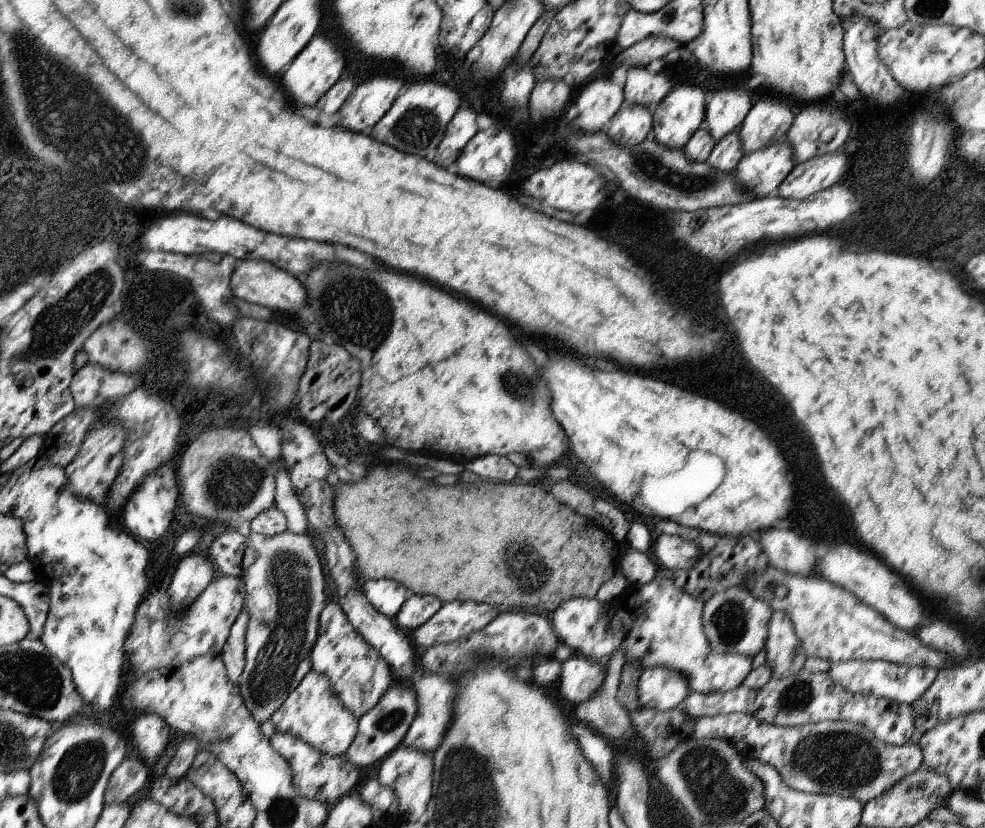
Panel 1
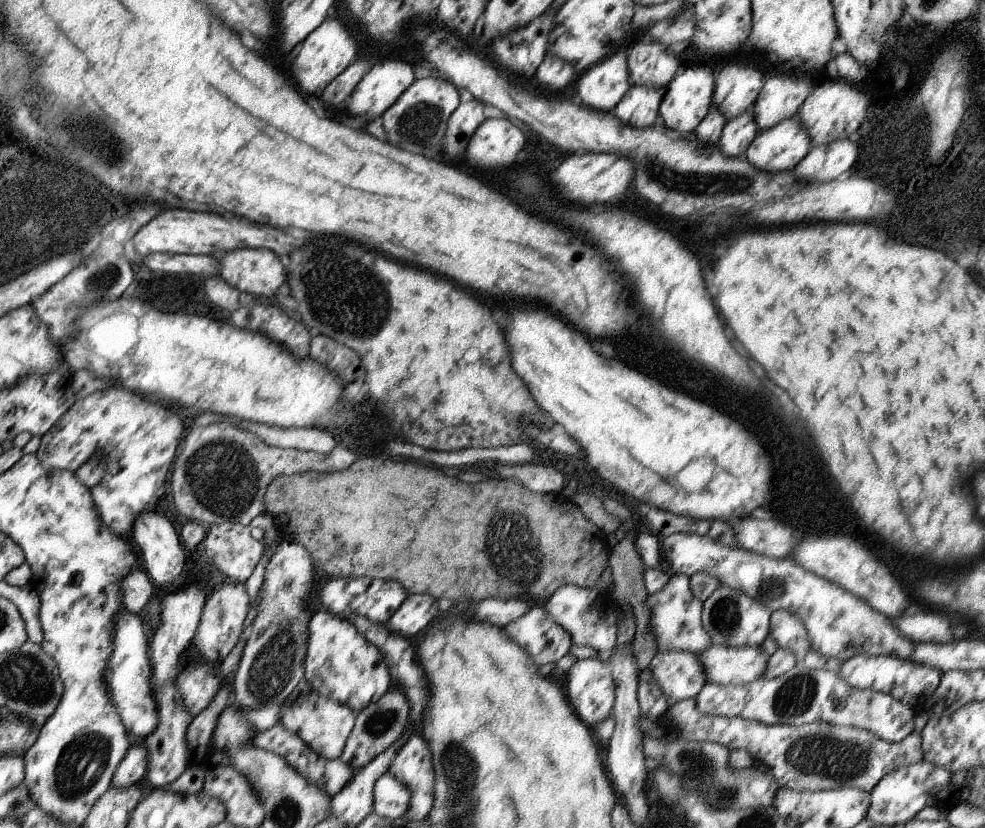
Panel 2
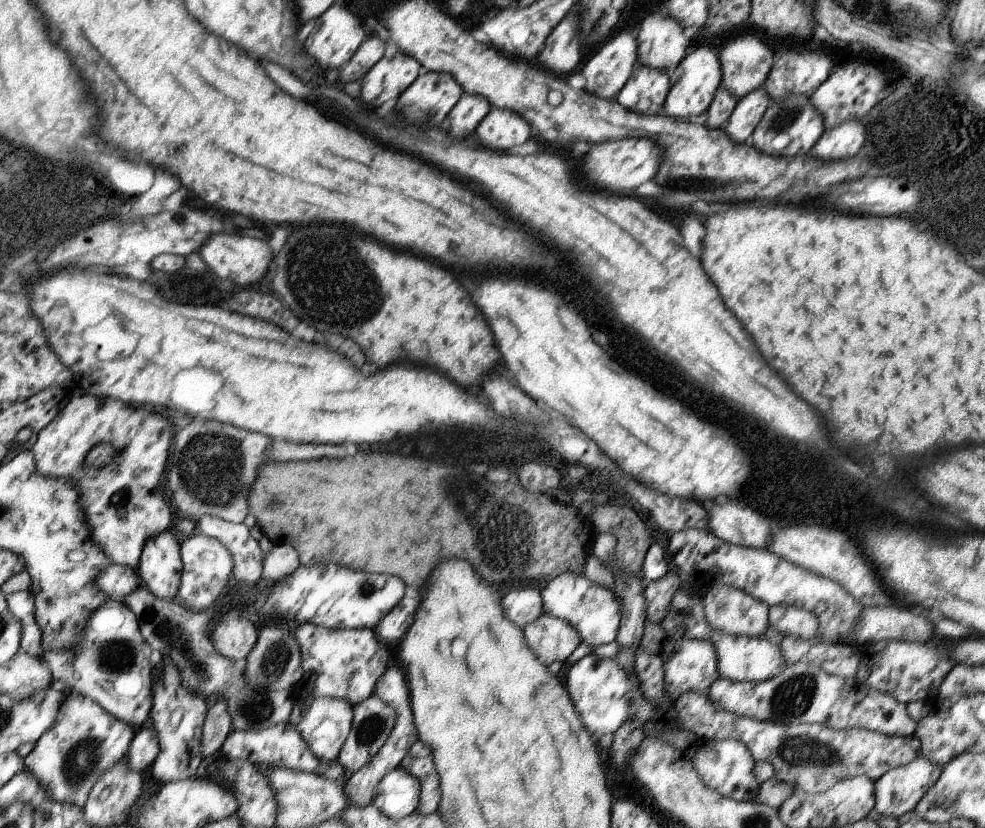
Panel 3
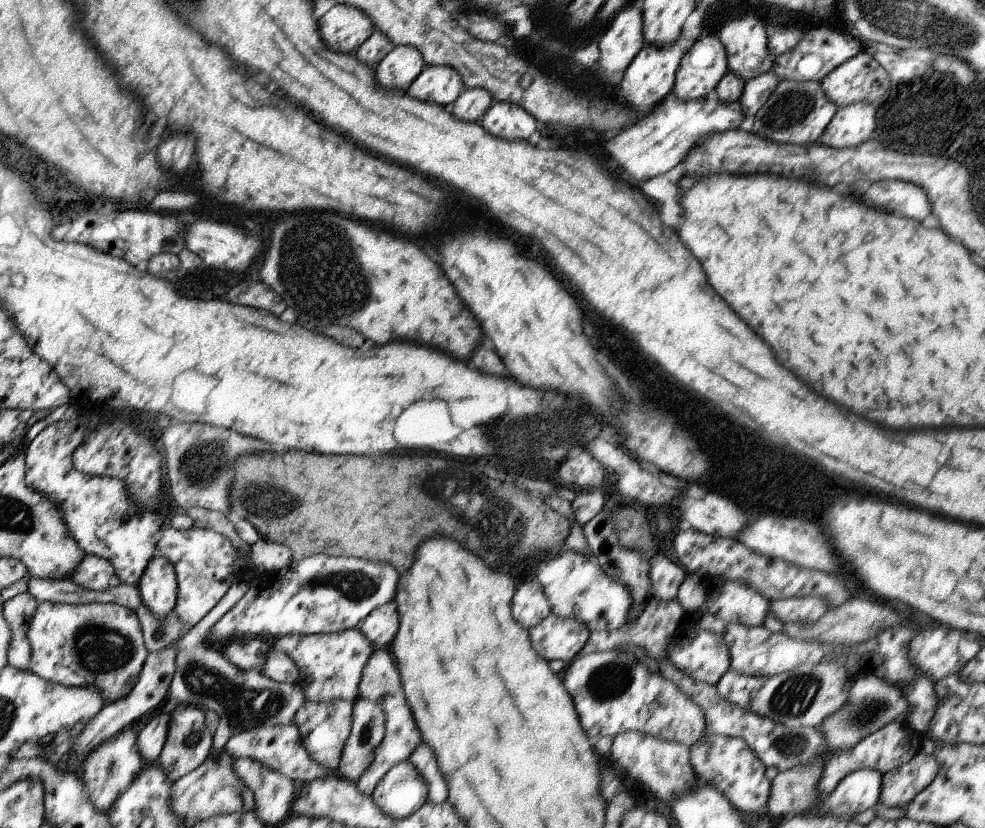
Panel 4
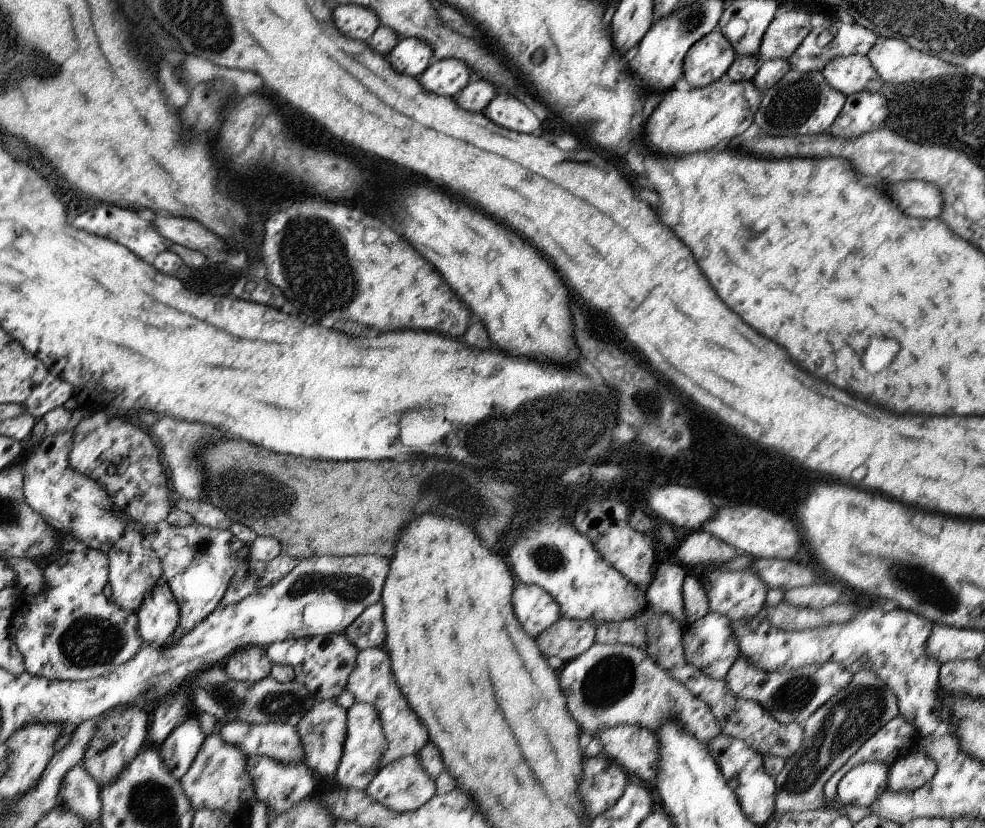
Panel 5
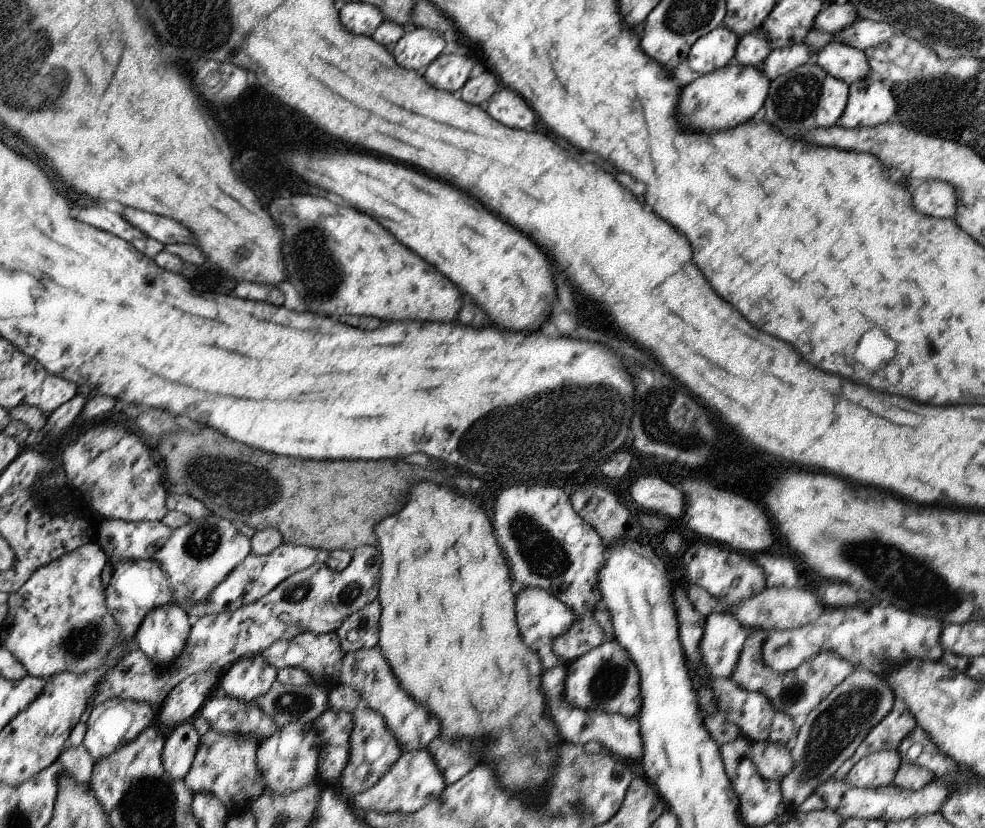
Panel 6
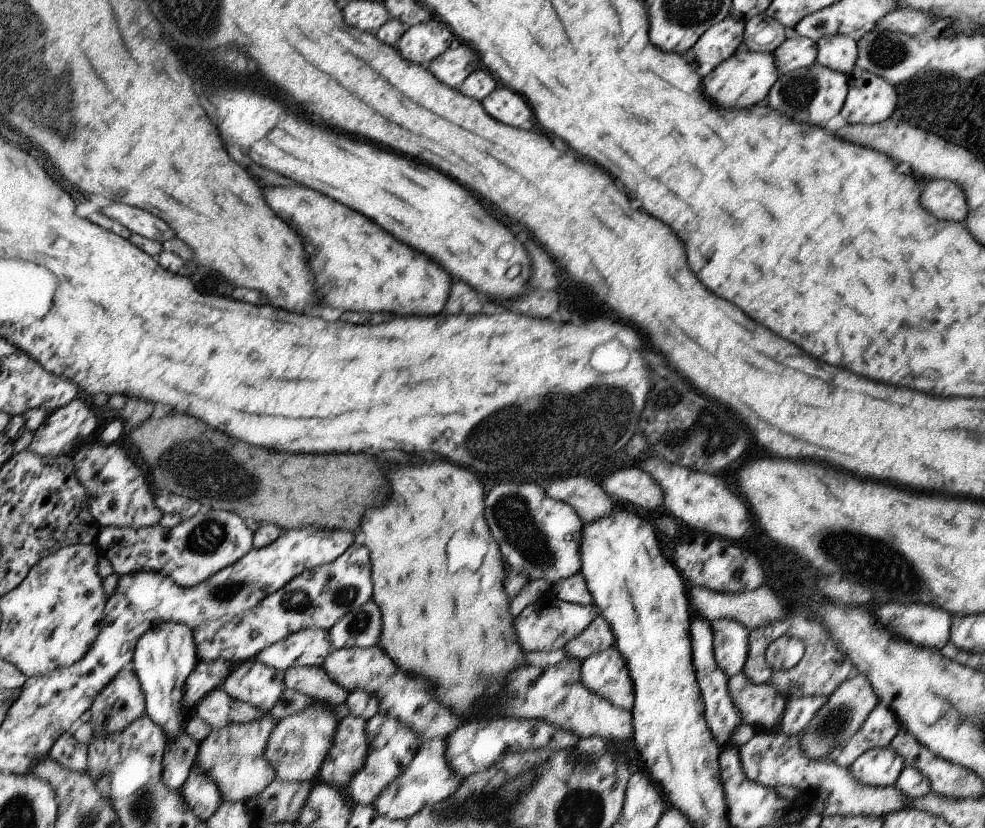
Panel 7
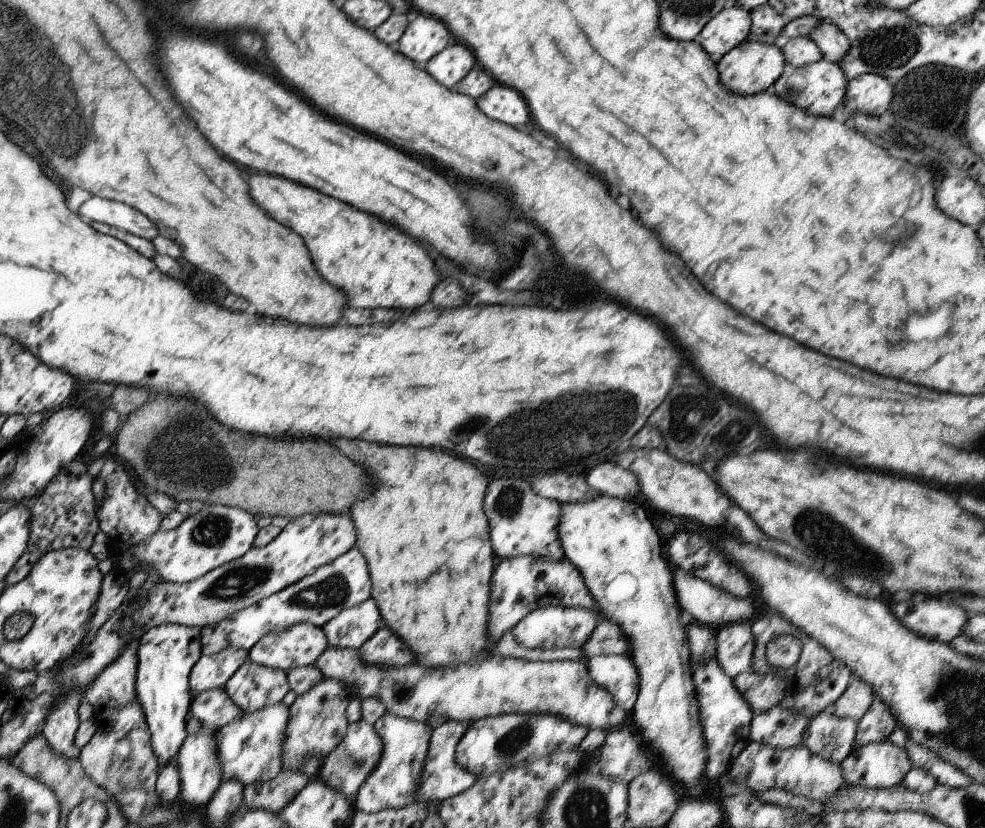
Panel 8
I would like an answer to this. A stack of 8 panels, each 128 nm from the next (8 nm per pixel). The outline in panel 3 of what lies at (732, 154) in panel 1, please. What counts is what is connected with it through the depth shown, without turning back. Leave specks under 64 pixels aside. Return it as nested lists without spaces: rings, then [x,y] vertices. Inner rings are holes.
[[[763,86],[750,92],[739,100],[736,109],[725,123],[723,130],[737,144],[750,142],[751,135],[771,102],[771,96],[768,95]]]

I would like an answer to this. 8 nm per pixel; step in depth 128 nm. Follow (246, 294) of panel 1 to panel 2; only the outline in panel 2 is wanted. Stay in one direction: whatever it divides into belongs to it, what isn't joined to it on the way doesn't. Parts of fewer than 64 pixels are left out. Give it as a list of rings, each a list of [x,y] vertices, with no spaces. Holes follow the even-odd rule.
[[[243,248],[218,256],[221,277],[240,292],[270,298],[286,282],[282,262],[269,250]]]

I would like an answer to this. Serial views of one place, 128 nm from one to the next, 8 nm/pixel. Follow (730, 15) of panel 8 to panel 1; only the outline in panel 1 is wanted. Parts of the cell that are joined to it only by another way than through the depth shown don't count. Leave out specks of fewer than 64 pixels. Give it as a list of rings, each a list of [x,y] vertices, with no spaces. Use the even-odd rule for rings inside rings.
[[[678,84],[652,111],[654,120],[652,120],[651,137],[654,139],[654,142],[658,142],[663,147],[669,147],[671,151],[683,150],[685,144],[694,136],[694,132],[704,126],[706,112],[704,90],[700,86],[688,86],[688,84],[680,86]]]

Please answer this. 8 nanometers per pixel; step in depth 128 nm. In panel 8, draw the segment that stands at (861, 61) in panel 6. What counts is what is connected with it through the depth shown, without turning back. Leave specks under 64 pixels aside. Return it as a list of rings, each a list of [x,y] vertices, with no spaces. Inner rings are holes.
[[[827,21],[820,22],[810,37],[820,48],[822,56],[833,63],[839,63],[850,50],[848,36]]]

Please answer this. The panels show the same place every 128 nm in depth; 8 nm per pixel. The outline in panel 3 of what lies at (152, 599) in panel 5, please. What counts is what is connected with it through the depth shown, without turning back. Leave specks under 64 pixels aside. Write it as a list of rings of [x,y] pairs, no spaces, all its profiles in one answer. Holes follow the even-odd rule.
[[[170,527],[146,543],[136,569],[140,584],[153,596],[172,600],[180,591],[180,546],[170,534]]]

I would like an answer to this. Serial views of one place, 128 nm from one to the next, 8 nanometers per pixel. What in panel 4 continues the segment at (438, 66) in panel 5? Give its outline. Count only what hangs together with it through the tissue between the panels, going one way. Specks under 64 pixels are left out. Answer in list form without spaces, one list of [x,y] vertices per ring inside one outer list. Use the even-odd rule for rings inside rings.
[[[428,65],[410,86],[410,96],[420,100],[434,100],[440,104],[454,102],[466,89],[460,74],[450,66]]]

